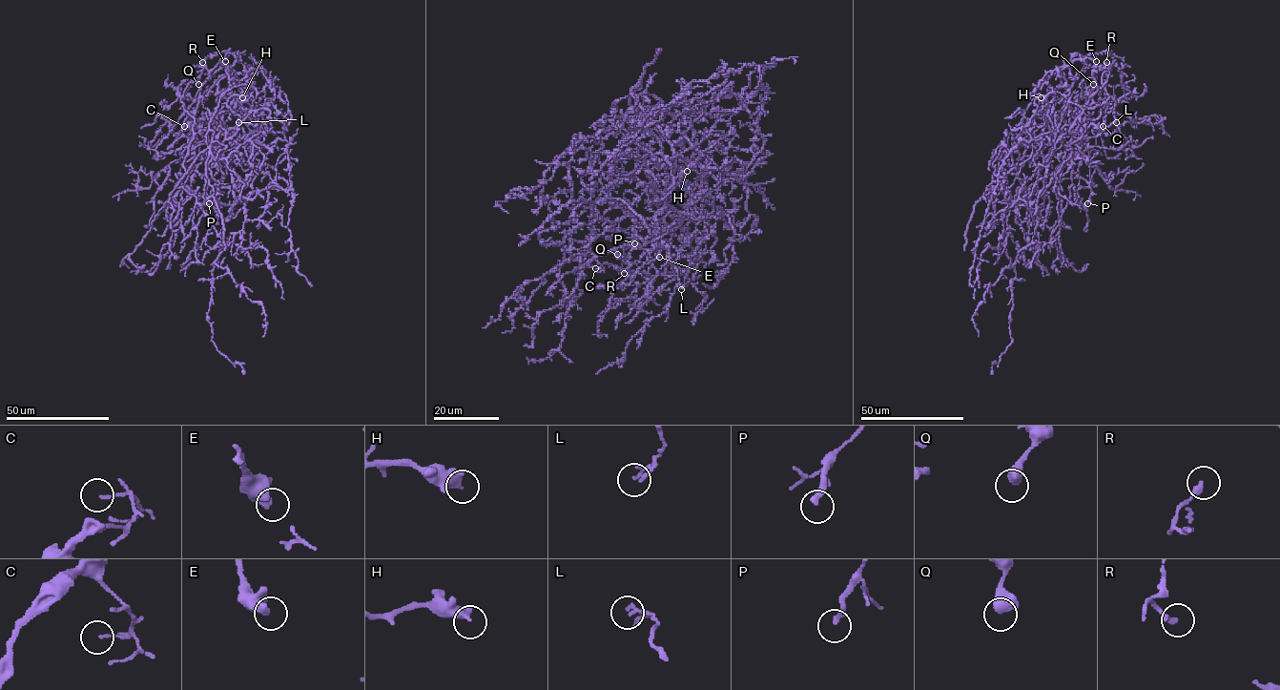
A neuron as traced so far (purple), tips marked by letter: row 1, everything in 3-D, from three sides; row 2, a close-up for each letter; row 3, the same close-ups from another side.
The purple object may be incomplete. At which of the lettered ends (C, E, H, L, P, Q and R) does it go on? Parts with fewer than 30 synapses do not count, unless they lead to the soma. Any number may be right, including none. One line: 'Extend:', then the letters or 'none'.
Extend: none

